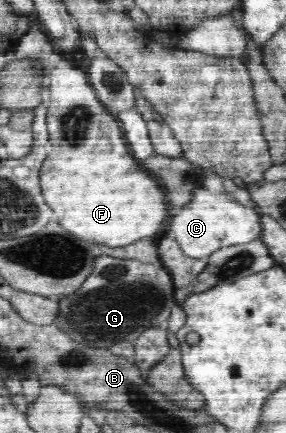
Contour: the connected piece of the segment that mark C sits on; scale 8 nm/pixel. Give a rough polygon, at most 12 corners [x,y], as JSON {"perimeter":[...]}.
{"perimeter":[[201,188],[171,220],[185,255],[261,238],[262,217]]}

